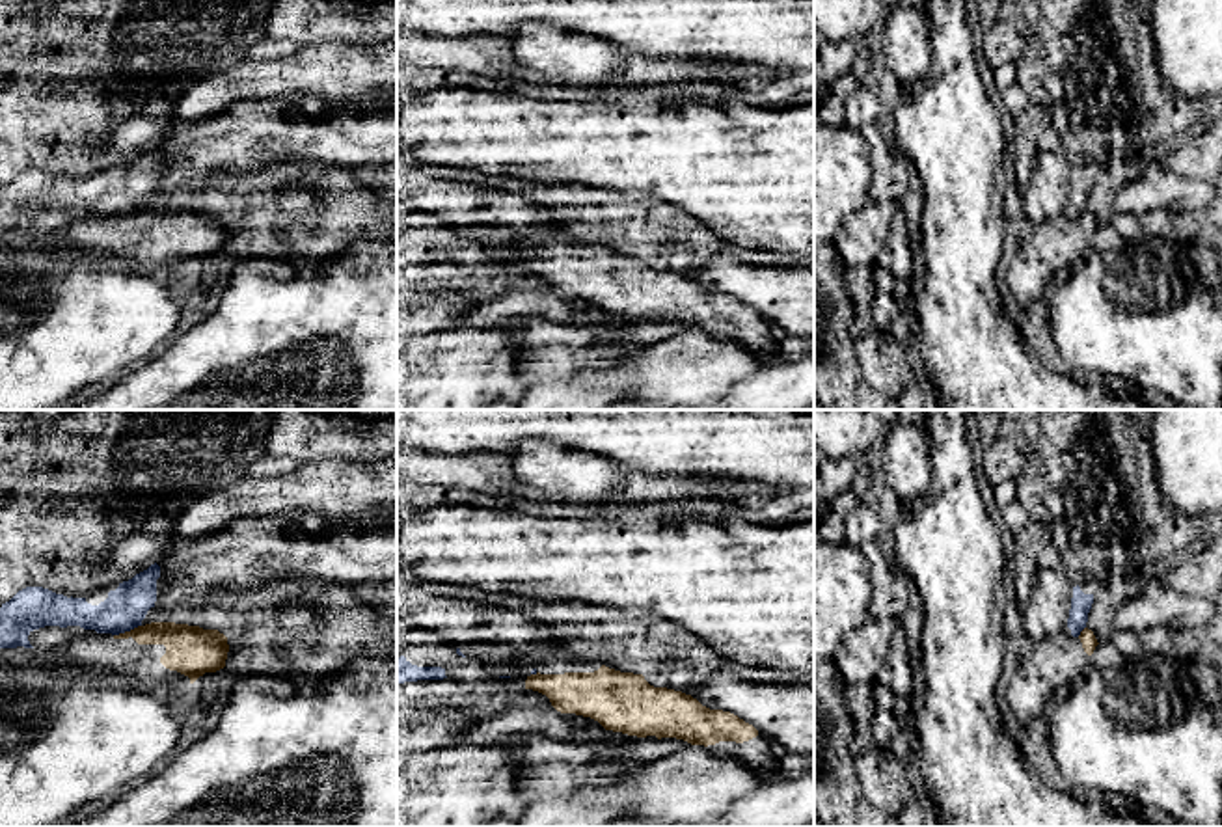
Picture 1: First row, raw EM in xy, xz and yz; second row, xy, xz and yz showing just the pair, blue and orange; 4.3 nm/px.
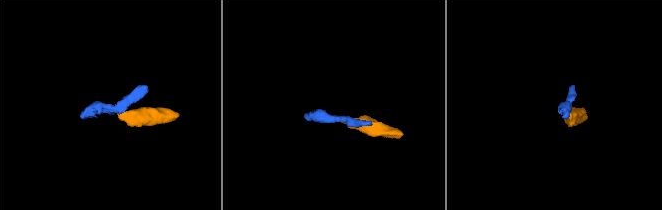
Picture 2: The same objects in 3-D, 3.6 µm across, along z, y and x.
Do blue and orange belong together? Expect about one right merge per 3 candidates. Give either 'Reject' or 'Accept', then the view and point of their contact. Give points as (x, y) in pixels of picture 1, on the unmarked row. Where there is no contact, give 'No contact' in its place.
Reject. Touches blue at xy (127, 213)

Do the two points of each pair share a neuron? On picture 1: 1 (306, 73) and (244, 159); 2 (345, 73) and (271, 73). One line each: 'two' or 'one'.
1: two
2: one

